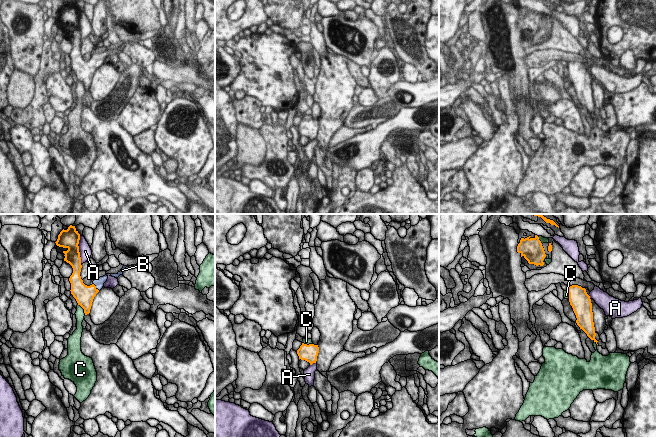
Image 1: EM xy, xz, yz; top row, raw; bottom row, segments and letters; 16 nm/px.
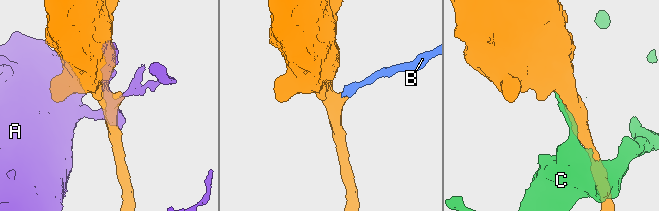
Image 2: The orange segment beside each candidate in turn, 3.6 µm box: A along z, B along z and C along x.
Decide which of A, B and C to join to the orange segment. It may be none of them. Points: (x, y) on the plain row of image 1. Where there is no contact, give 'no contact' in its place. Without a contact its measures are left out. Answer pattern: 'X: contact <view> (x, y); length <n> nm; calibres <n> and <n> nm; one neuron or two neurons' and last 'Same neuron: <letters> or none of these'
A: contact xy (78, 26); length 440 nm; calibres 300 and 190 nm; two neurons
B: contact xy (95, 63); length 160 nm; calibres 320 and 160 nm; one neuron
C: contact xy (83, 84); length 220 nm; calibres 320 and 140 nm; two neurons
Same neuron: B

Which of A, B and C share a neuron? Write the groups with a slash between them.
A / B / C

